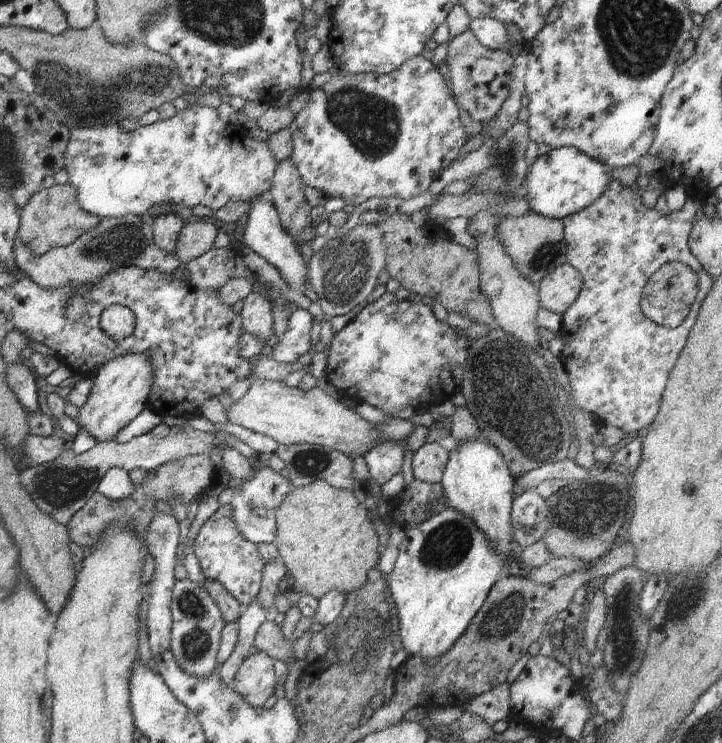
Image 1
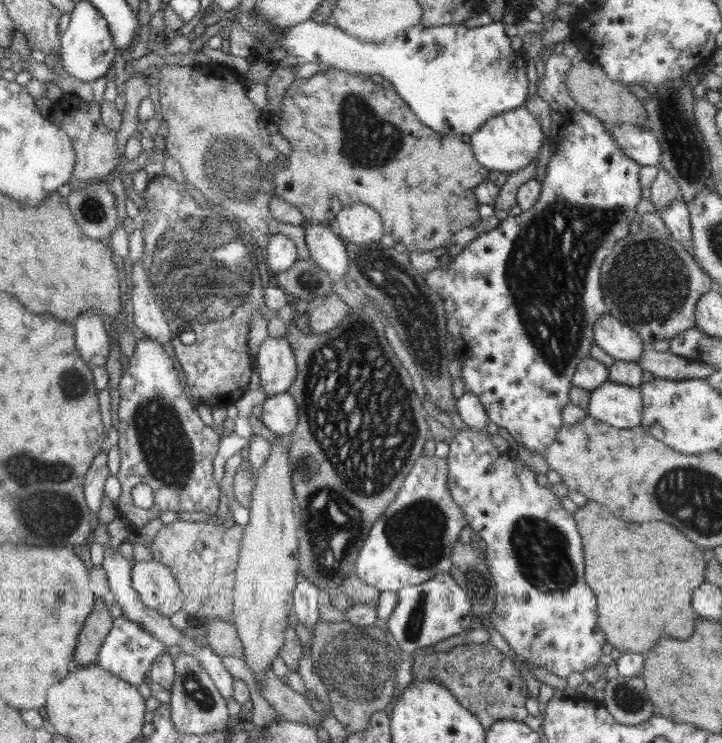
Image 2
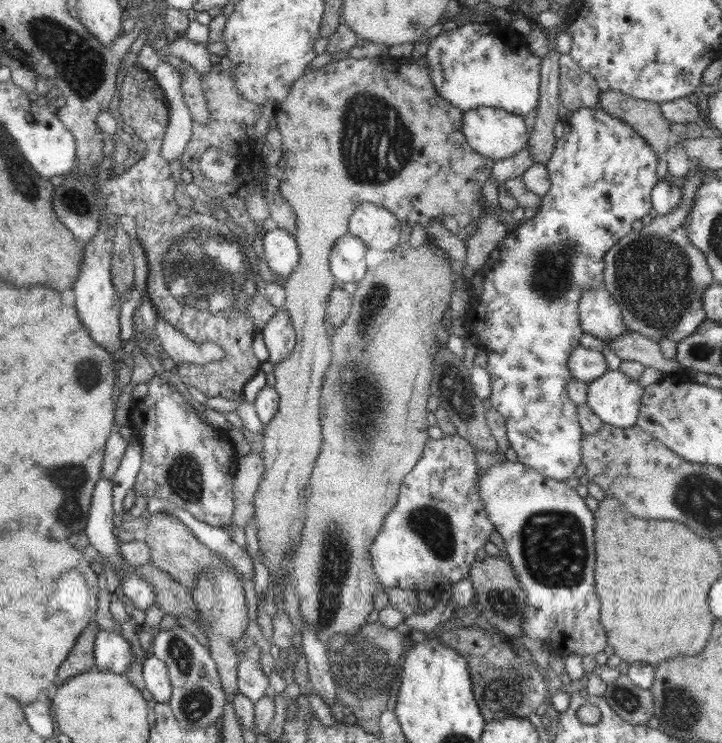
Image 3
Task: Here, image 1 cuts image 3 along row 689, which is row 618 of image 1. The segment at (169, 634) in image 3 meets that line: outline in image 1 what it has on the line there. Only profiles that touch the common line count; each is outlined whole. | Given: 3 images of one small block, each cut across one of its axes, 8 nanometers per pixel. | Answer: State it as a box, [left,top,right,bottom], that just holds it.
[170,579,225,676]

